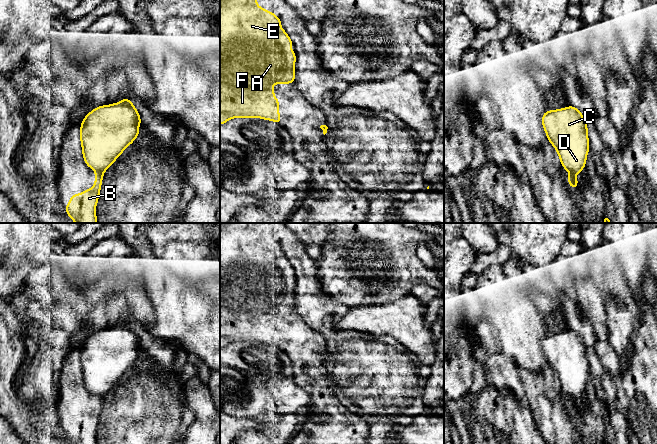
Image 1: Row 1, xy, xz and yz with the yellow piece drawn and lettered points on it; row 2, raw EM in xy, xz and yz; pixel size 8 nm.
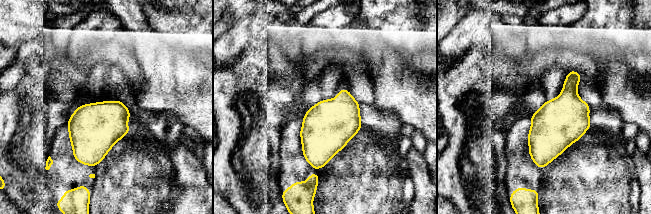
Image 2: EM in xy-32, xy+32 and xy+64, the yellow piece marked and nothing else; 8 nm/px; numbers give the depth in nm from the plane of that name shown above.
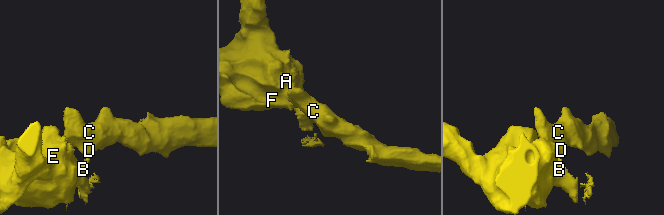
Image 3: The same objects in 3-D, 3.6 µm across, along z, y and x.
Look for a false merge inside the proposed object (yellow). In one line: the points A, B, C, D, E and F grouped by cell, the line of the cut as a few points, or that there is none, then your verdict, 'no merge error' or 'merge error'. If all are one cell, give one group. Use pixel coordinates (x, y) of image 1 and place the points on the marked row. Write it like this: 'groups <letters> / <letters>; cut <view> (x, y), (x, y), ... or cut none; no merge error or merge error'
groups A B E F / C D; cut xy (96, 170), (101, 173); merge error

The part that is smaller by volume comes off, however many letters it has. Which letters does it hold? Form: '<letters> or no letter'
C, D

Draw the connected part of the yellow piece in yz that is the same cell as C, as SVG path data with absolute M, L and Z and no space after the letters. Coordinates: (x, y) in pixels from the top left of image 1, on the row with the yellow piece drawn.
M573 106L545 111L542 125L549 142L557 150L565 170L580 173L589 152L588 123L579 109Z

